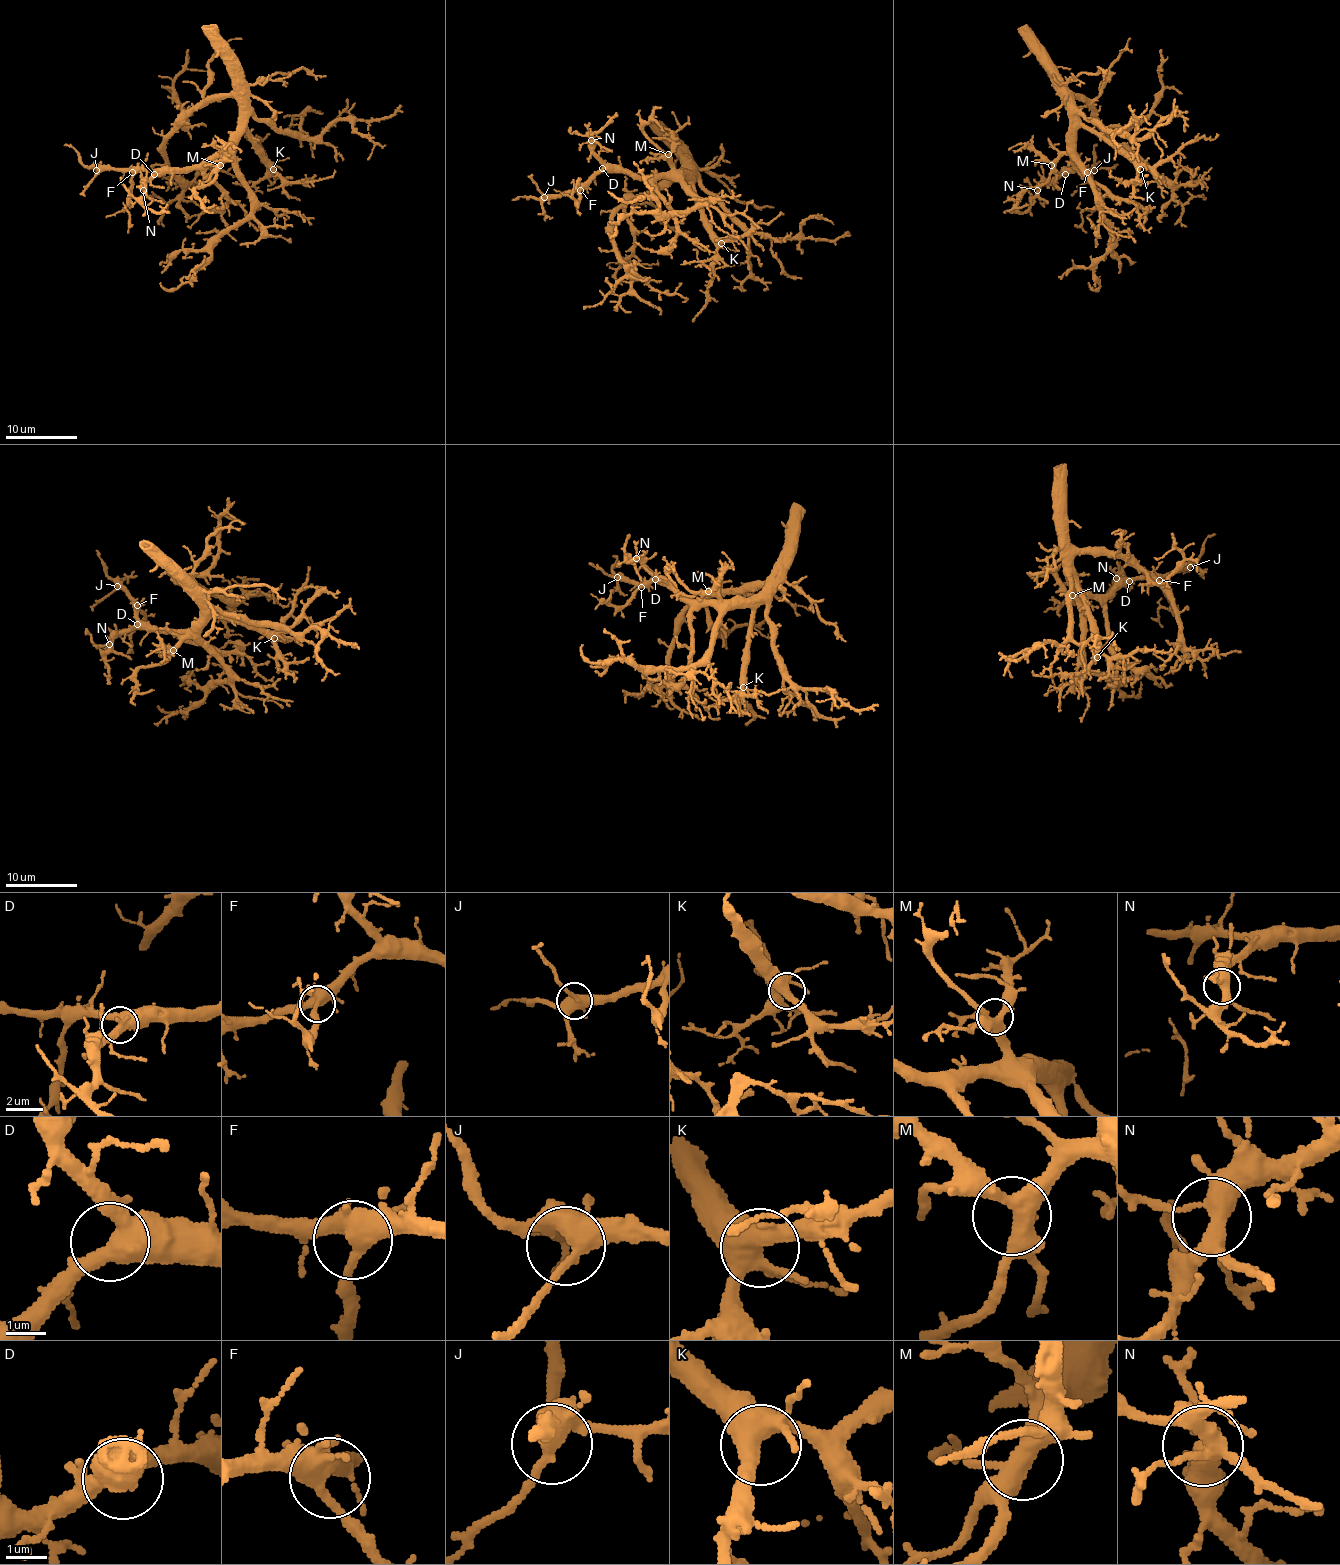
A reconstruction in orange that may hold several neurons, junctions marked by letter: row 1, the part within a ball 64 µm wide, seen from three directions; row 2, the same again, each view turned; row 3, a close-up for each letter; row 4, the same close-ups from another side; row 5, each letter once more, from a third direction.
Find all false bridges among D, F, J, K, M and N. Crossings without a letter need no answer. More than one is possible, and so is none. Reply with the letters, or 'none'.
none

